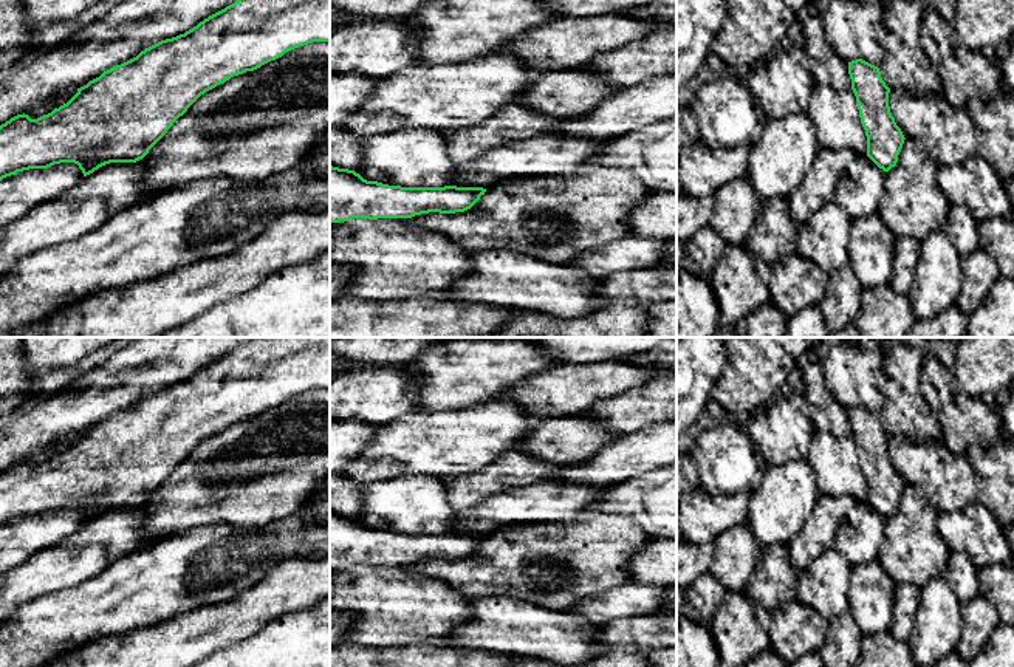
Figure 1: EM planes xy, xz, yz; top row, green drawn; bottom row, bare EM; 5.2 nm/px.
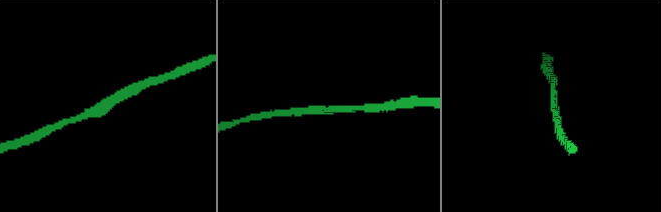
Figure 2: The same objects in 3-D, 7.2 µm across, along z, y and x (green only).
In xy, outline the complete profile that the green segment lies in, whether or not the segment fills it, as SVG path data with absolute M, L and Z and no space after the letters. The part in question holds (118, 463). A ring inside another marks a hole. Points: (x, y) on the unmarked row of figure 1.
M255 337L209 362L192 376L161 387L136 404L104 418L77 435L59 455L31 466L17 461L0 472L0 528L17 518L74 509L84 523L110 509L136 509L167 480L173 469L206 438L234 422L254 418L285 399L311 388L330 388L330 337Z

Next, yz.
M862 405L848 409L848 421L867 483L867 503L889 518L896 512L906 486L890 460L890 435L882 427L879 415Z

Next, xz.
M330 512L330 571L351 565L412 565L471 556L483 534L401 534L367 528L355 517Z

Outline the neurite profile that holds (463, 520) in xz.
M534 483L492 497L474 509L455 509L452 532L489 537L505 526L574 522L594 509L607 492L608 487L579 483Z

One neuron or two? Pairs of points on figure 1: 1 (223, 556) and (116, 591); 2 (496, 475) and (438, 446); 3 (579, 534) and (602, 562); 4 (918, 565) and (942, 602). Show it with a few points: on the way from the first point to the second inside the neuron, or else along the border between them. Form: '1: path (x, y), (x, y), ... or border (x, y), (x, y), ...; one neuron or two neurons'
1: path (197, 568), (143, 588); one neuron
2: border (514, 449), (505, 451), (474, 474), (448, 478); two neurons
3: path (584, 540), (596, 556); one neuron
4: border (943, 574), (931, 578), (921, 587); two neurons

